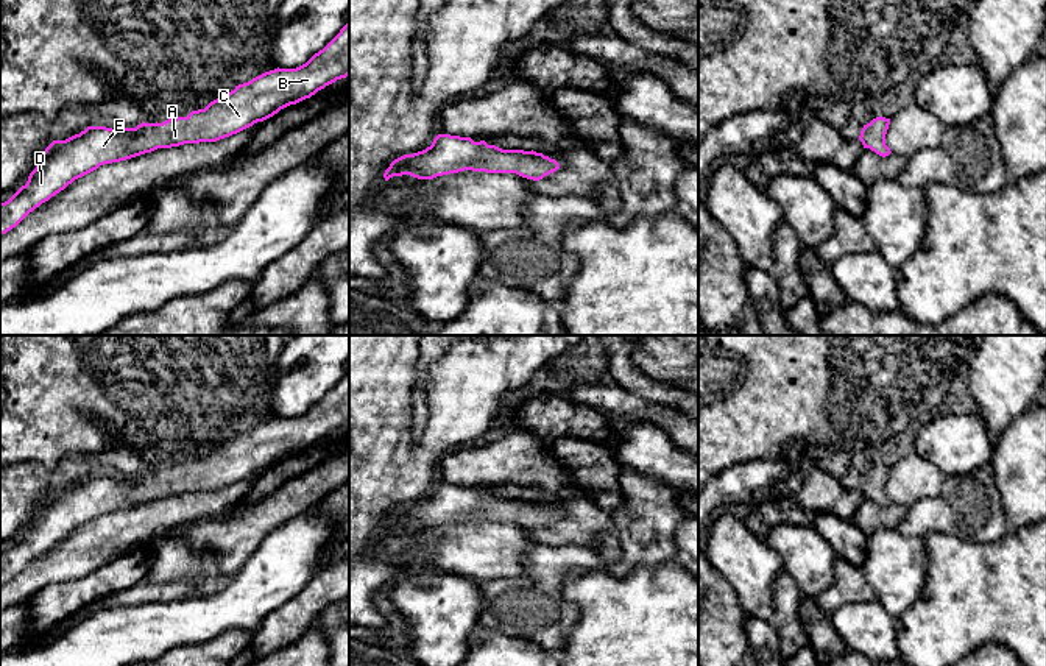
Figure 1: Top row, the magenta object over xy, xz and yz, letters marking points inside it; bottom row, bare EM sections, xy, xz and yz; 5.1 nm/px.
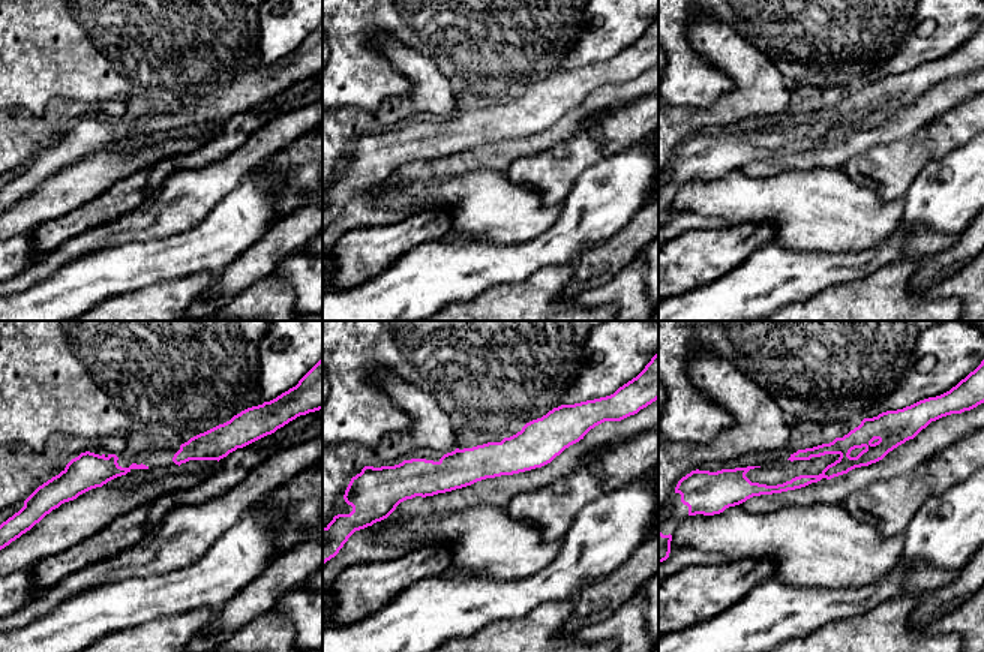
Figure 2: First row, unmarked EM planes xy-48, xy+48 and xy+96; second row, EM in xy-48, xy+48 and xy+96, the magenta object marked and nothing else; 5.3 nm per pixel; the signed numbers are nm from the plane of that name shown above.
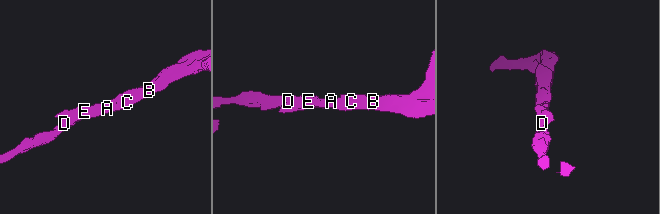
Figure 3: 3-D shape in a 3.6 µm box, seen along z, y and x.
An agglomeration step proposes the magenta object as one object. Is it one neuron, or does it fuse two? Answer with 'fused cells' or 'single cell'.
single cell

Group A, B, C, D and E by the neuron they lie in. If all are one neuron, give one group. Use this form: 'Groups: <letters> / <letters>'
Groups: A B C D E

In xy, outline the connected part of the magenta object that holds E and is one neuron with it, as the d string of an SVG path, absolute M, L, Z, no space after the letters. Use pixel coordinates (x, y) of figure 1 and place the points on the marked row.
M349 23L306 64L296 69L274 69L248 83L235 86L229 94L210 101L204 109L187 117L168 119L162 123L142 122L136 128L112 129L87 126L65 140L53 140L42 153L28 181L8 201L0 203L0 236L16 228L30 212L64 190L75 179L97 170L100 165L126 161L157 148L184 143L217 142L237 134L257 122L263 122L281 109L310 98L318 90L349 75Z

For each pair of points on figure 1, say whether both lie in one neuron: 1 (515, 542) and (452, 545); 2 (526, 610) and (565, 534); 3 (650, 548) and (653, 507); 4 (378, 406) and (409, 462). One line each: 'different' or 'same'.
1: same
2: different
3: same
4: same

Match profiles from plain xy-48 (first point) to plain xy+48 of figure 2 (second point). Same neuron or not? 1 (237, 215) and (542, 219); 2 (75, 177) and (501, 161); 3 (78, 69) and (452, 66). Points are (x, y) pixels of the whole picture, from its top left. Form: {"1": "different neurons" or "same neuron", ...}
{"1": "different neurons", "2": "same neuron", "3": "same neuron"}

